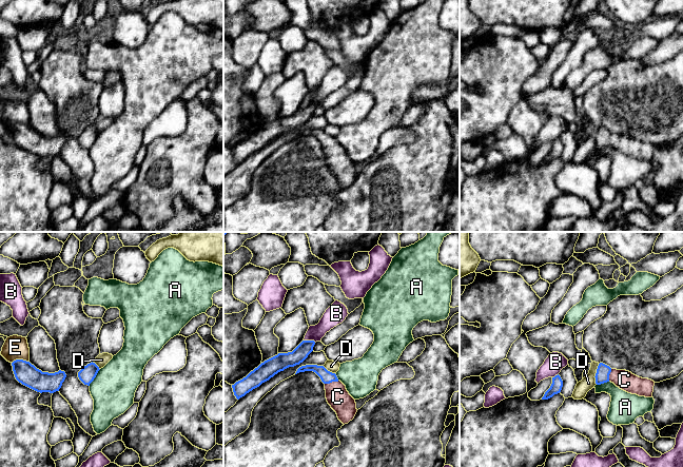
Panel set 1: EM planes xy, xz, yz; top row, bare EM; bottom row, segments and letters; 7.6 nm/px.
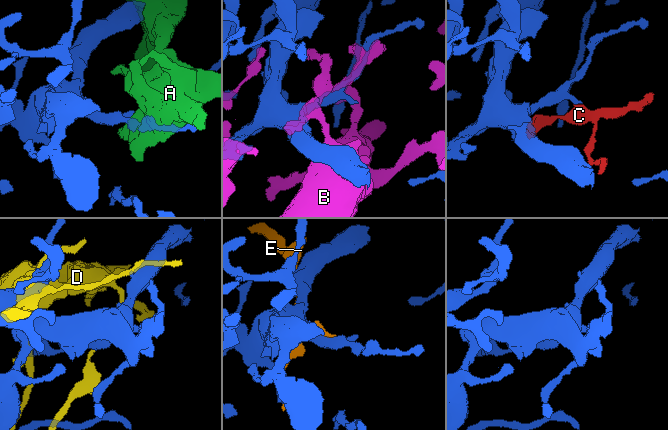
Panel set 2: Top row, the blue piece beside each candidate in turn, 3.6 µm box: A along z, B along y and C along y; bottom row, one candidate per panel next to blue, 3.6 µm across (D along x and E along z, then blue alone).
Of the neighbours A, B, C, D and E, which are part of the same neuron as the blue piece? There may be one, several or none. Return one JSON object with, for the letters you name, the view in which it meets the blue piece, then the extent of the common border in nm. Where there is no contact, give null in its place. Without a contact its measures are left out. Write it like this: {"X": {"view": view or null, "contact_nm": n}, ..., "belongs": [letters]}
{"C": {"view": "xz", "contact_nm": 110}, "belongs": ["C"]}

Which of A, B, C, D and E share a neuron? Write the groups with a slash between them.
A / B / C / D / E

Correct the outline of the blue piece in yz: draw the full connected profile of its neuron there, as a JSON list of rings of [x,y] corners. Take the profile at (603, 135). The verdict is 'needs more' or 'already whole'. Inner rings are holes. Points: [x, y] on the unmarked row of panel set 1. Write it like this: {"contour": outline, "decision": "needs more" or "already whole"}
{"contour": [[[600,127],[594,141],[597,149],[611,145],[628,157],[652,161],[655,145],[639,141],[629,135],[611,133],[609,130]]], "decision": "needs more"}

